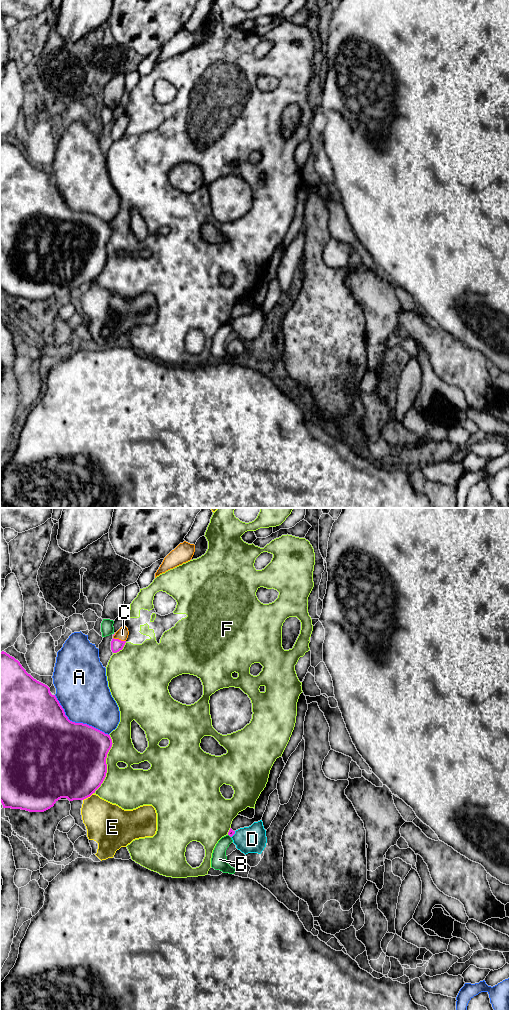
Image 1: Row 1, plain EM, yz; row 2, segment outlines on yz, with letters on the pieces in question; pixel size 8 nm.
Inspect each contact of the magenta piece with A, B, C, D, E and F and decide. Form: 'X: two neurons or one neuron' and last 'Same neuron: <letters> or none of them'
A: two neurons
B: two neurons
C: one neuron
D: one neuron
E: two neurons
F: two neurons
Same neuron: C, D

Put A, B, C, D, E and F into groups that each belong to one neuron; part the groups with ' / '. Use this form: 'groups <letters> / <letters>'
groups A / B / C D / E / F

